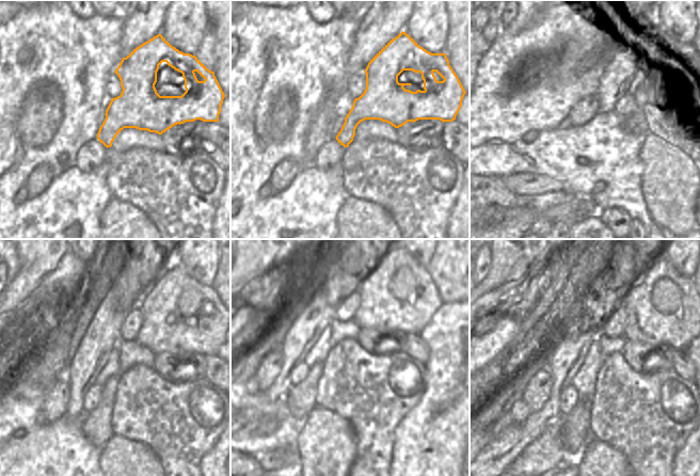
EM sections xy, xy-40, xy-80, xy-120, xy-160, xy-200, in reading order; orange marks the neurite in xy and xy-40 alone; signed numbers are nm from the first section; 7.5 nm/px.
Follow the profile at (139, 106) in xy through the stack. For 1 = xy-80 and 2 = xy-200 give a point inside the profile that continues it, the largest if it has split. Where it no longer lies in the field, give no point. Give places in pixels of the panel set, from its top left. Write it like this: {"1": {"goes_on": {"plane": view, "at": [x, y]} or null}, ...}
{"1": {"goes_on": {"plane": "xy-80", "at": [623, 98]}}, "2": {"goes_on": {"plane": "xy-200", "at": [663, 307]}}}

